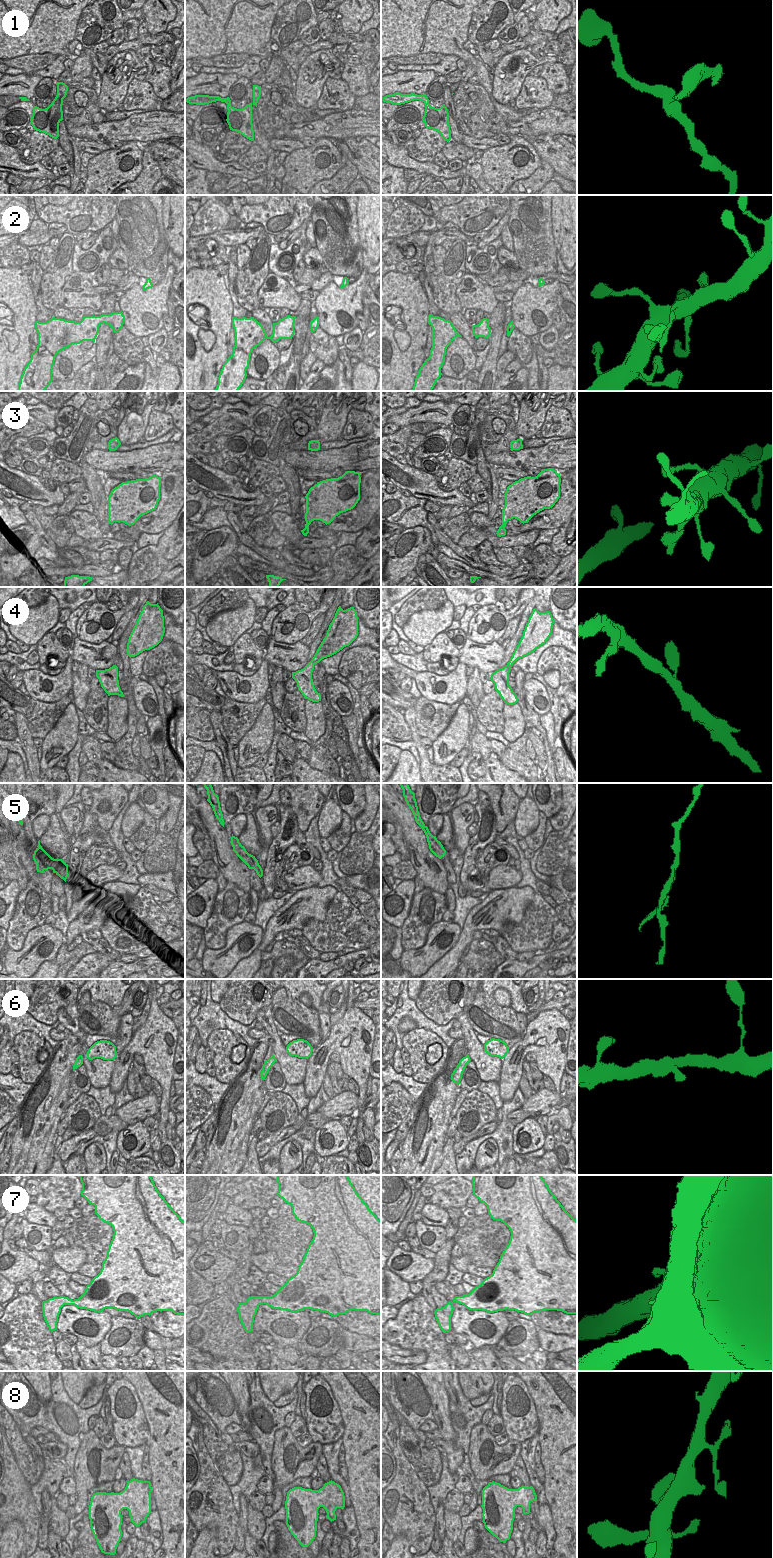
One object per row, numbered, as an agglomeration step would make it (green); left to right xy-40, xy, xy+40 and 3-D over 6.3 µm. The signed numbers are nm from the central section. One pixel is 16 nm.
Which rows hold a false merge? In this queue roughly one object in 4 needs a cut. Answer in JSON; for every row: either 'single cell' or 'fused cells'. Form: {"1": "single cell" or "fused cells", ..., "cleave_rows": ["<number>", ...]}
{"1": "fused cells", "2": "single cell", "3": "single cell", "4": "single cell", "5": "fused cells", "6": "single cell", "7": "single cell", "8": "single cell", "cleave_rows": ["1", "5"]}

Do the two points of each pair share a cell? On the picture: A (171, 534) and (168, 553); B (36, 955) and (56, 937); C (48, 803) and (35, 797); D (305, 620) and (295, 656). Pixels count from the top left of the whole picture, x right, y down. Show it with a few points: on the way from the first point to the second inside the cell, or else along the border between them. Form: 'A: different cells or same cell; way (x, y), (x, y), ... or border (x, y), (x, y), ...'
A: same cell; way (171, 539), (170, 548)
B: same cell; way (43, 957), (52, 951), (54, 944)
C: same cell; way (45, 803), (38, 800)
D: different cells; border (299, 640), (294, 643), (275, 641)

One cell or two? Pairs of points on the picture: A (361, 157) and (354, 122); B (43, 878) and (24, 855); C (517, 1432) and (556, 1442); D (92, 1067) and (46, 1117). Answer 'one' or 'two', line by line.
A: two
B: one
C: two
D: two

